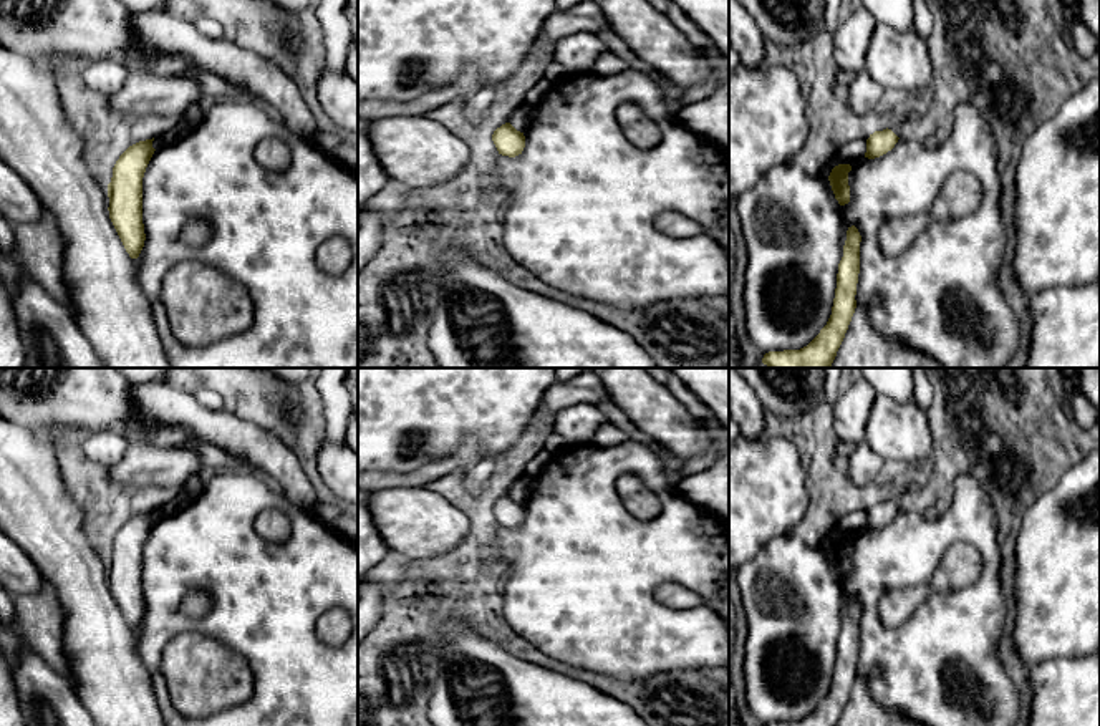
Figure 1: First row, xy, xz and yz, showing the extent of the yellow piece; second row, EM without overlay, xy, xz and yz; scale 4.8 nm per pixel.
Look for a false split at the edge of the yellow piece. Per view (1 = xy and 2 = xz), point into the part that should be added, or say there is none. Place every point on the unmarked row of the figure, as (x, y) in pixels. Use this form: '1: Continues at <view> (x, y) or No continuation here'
1: No continuation here
2: No continuation here

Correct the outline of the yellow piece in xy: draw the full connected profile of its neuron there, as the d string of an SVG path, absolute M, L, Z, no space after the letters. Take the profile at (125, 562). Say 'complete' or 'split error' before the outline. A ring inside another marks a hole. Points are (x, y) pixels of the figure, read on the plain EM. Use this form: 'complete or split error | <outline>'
complete | M152 511L129 517L116 532L108 555L109 590L131 630L138 630L146 612L142 595L142 549L154 525Z

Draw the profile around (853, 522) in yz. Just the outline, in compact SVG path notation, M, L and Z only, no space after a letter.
M852 511L847 517L838 522L838 535L858 534L865 529L866 511Z

